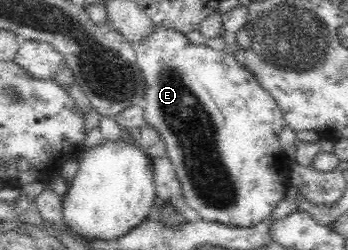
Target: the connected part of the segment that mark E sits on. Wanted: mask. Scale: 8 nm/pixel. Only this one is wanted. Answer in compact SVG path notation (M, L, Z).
M163 26L153 27L153 30L146 37L134 45L134 51L137 64L144 78L143 117L145 117L146 124L157 130L163 143L165 143L166 156L171 159L171 164L175 167L185 203L196 210L198 218L209 222L219 222L227 226L250 228L269 218L271 211L285 197L289 187L292 186L286 173L288 169L285 169L290 160L288 155L282 152L278 139L279 133L285 125L284 118L275 99L257 83L255 76L246 70L246 67L241 65L232 54L225 50L213 50L206 44L195 44L189 40L187 35L175 29L167 29Z

